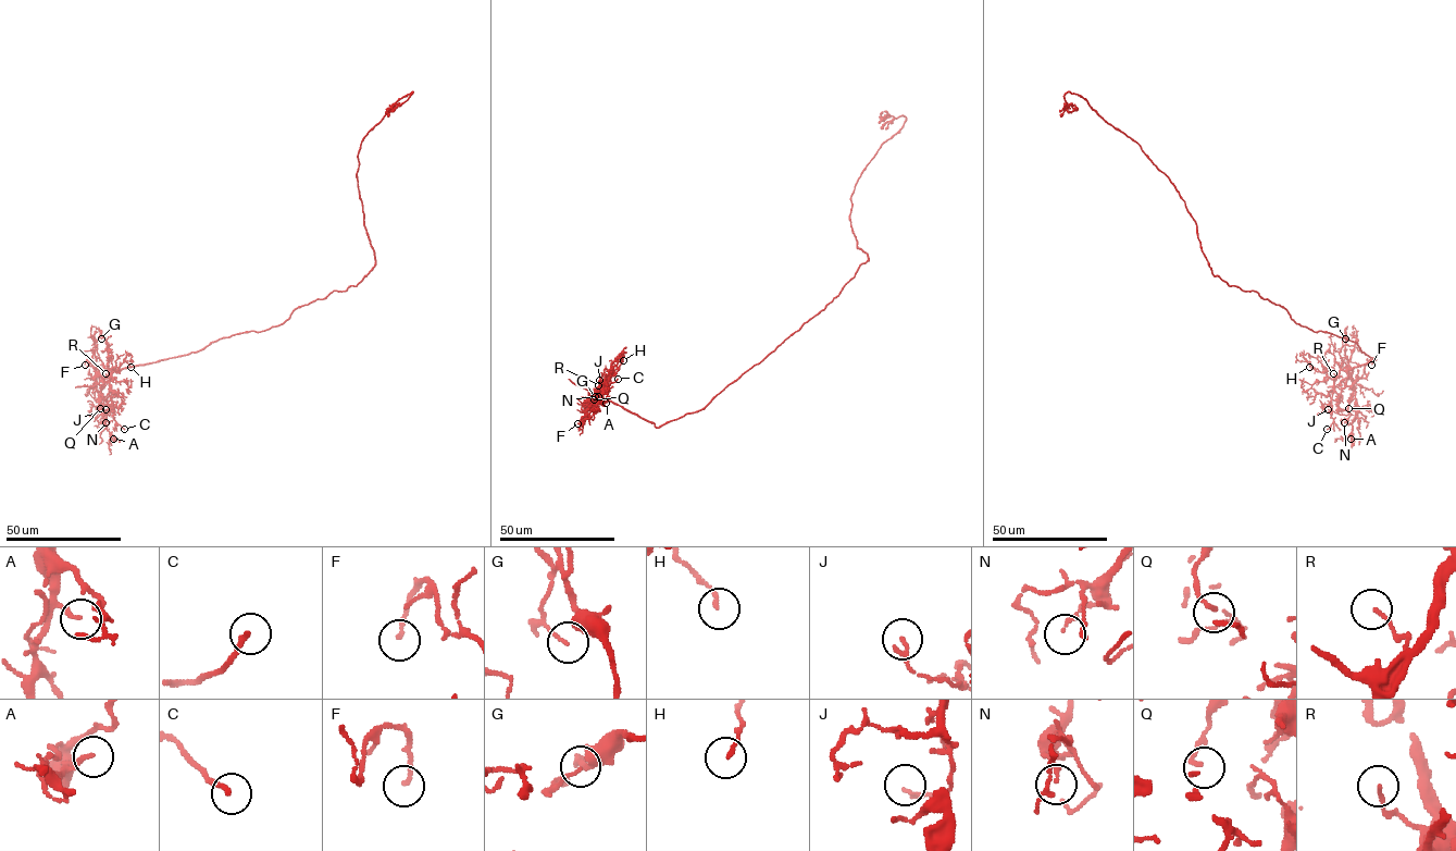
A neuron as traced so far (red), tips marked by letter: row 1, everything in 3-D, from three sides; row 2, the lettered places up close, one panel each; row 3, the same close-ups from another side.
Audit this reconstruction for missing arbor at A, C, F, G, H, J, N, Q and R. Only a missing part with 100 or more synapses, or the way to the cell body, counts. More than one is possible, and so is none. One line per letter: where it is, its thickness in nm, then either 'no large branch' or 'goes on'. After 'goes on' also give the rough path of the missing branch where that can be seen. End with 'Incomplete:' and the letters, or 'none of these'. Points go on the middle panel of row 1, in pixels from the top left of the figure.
A: (606, 403) | 150 nm | no large branch
C: (618, 379) | 180 nm | no large branch
F: (577, 423) | 160 nm | no large branch
G: (595, 396) | 130 nm | no large branch
H: (623, 360) | 140 nm | no large branch
J: (599, 380) | 140 nm | no large branch
N: (598, 396) | 140 nm | no large branch
Q: (594, 399) | 140 nm | no large branch
R: (598, 385) | 120 nm | no large branch
Incomplete: none of these

